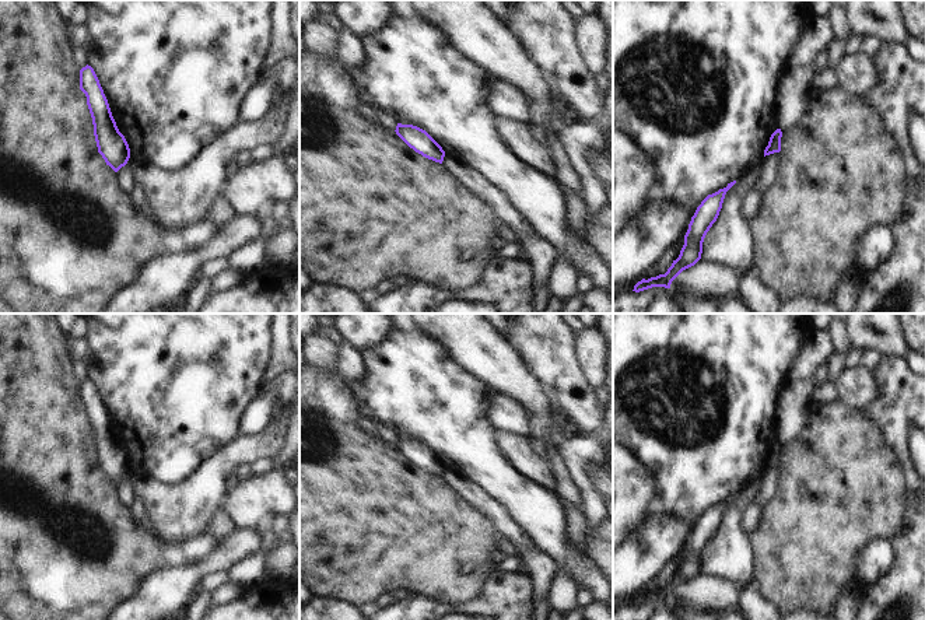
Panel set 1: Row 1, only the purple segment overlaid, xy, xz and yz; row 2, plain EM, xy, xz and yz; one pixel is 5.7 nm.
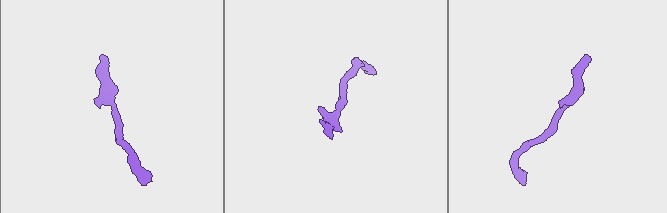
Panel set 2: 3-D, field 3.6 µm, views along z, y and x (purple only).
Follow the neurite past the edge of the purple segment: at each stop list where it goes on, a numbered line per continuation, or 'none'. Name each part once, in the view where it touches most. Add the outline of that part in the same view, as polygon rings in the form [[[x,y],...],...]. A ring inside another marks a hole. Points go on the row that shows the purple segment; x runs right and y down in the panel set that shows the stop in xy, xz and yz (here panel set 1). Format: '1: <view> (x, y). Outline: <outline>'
none

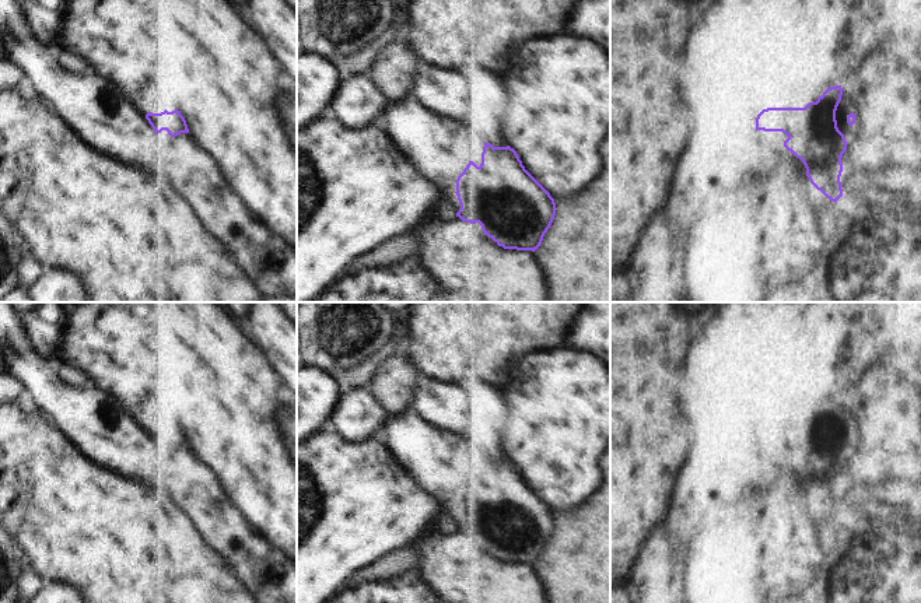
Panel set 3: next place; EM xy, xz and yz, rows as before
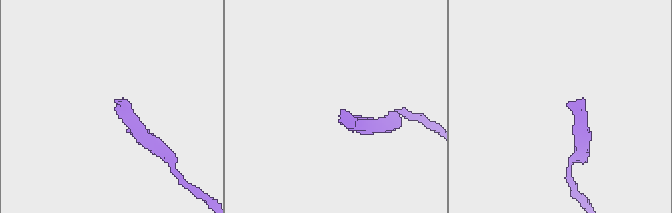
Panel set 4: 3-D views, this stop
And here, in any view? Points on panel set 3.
1: yz (769, 147). Outline: [[[757,130],[746,139],[757,159],[782,175],[806,175],[803,162],[784,147],[788,136],[782,132]]]

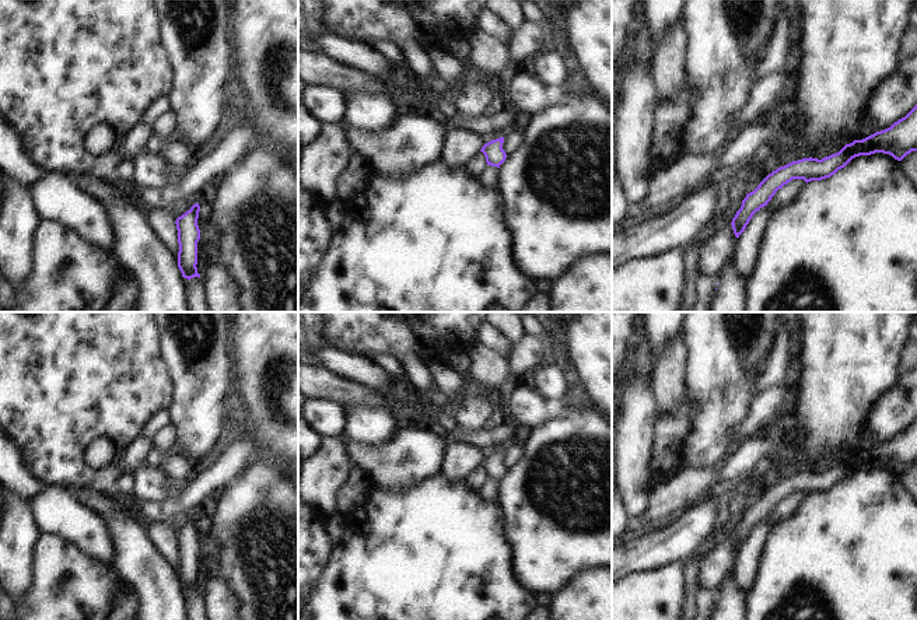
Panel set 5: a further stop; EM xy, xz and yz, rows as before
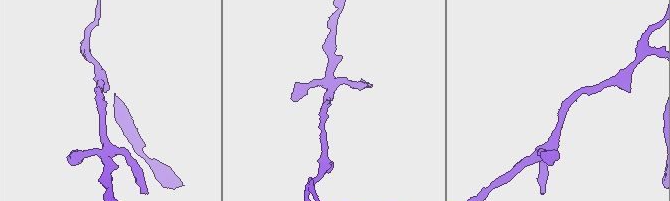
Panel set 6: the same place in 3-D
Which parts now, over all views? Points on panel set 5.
none

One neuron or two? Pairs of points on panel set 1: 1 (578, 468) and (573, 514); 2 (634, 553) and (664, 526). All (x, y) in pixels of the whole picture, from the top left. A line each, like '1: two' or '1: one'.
1: two
2: one

